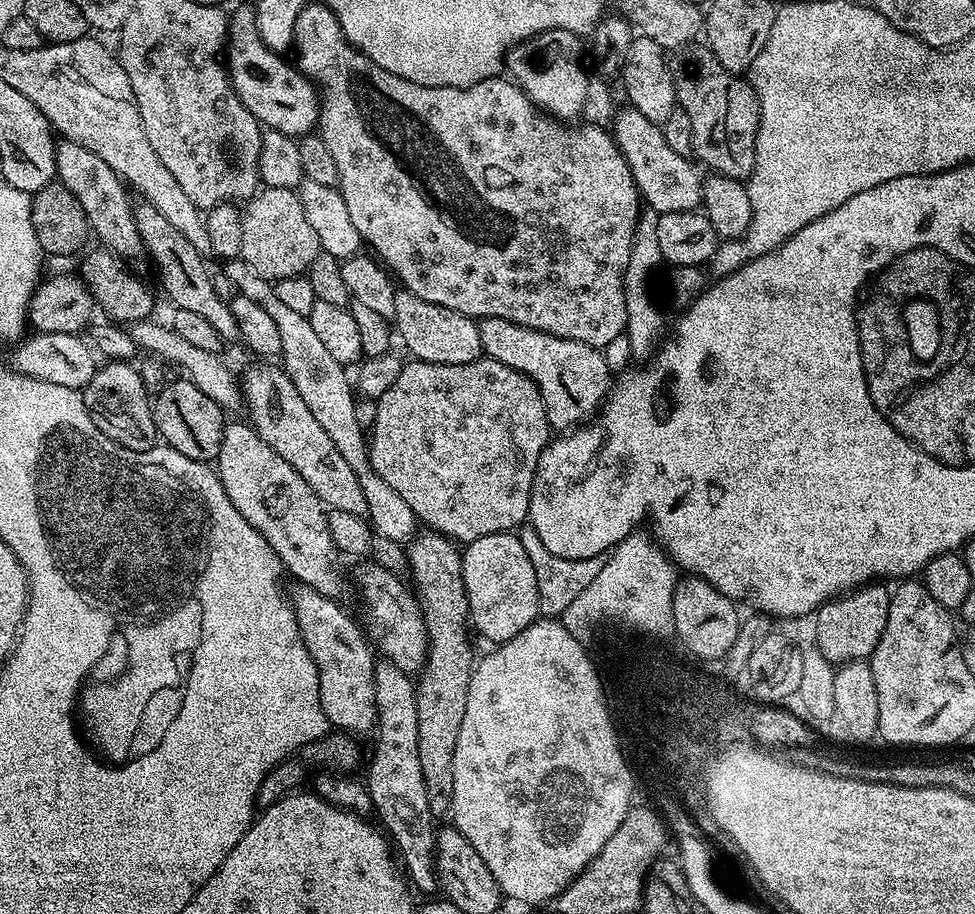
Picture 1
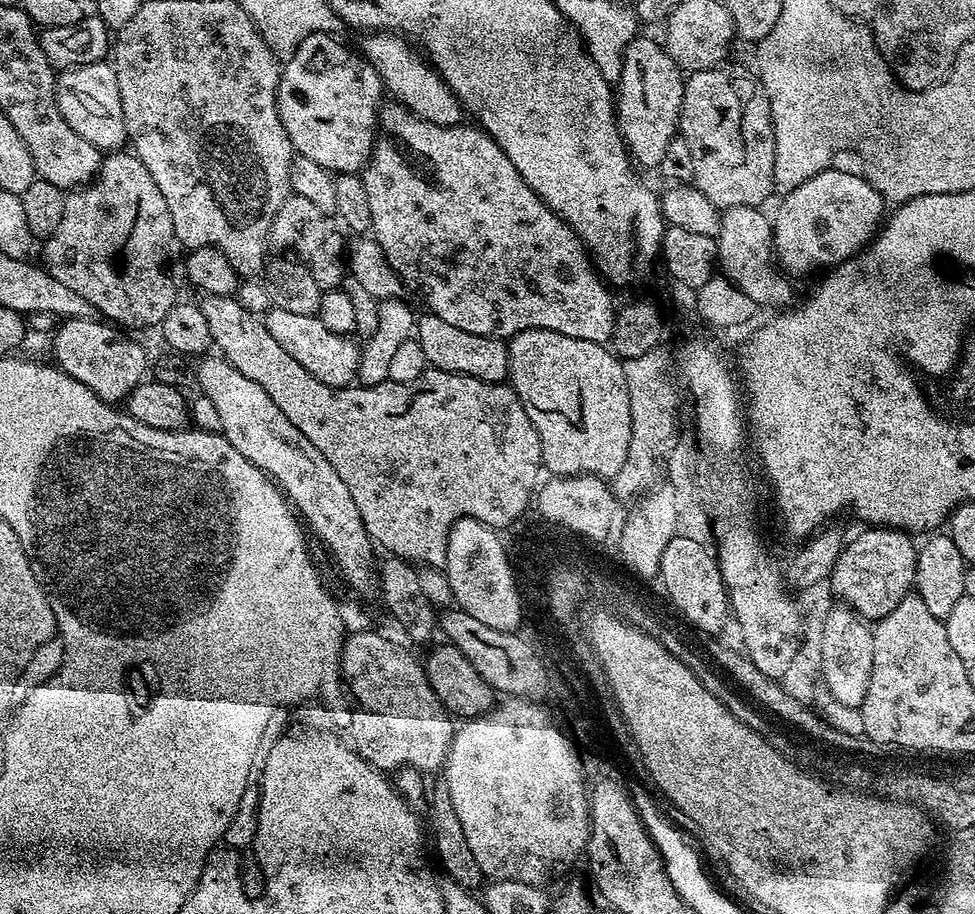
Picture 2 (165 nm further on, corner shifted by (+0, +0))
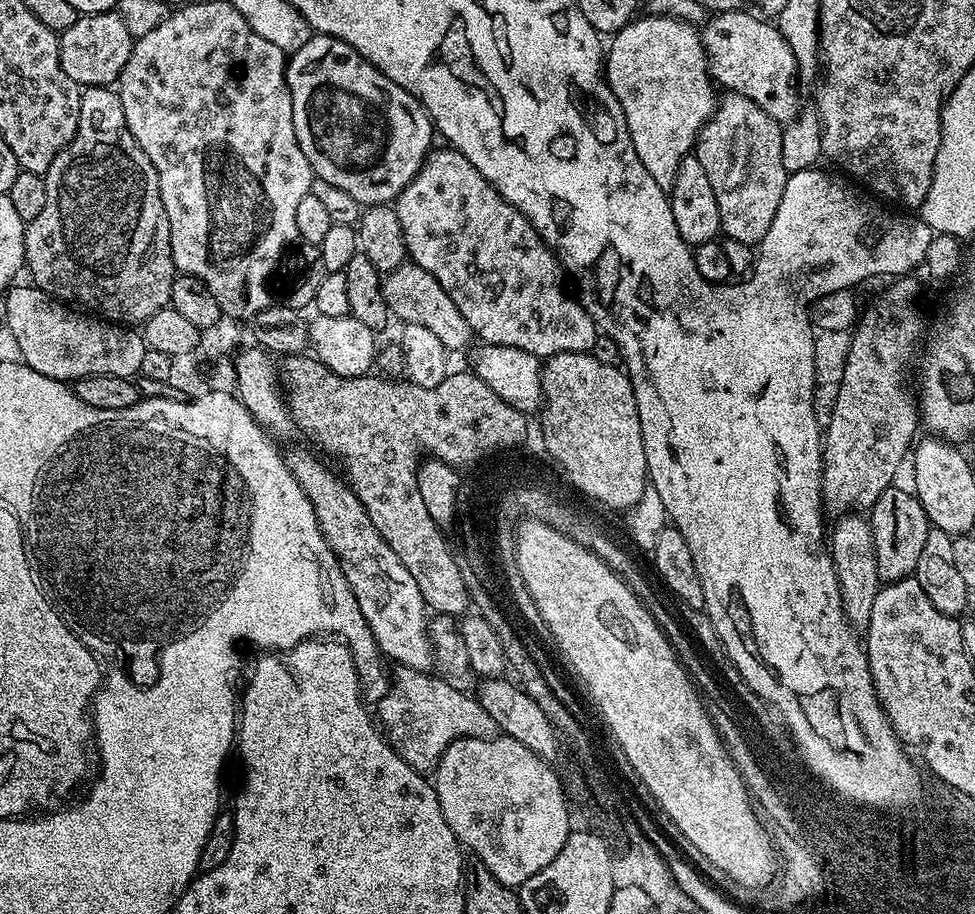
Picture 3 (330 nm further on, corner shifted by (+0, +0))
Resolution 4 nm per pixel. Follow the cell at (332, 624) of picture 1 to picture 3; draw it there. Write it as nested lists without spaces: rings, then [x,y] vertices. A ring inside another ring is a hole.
[[[400,666],[395,669],[392,676],[392,684],[388,687],[388,693],[378,702],[378,724],[382,729],[393,750],[407,762],[416,772],[425,774],[435,773],[440,765],[440,759],[444,751],[451,746],[453,740],[494,740],[501,735],[500,724],[482,710],[479,699],[475,695],[454,690],[448,681],[439,675],[431,676],[428,672],[419,672],[416,666]]]

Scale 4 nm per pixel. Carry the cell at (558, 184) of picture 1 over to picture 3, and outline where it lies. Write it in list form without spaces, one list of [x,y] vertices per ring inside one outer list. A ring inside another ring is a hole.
[[[451,146],[443,147],[429,151],[418,174],[394,201],[407,259],[438,278],[477,341],[514,346],[541,358],[563,352],[591,352],[598,335],[596,323],[579,299],[571,300],[564,293],[566,276],[555,252],[536,233],[532,223],[466,162],[462,153]]]

